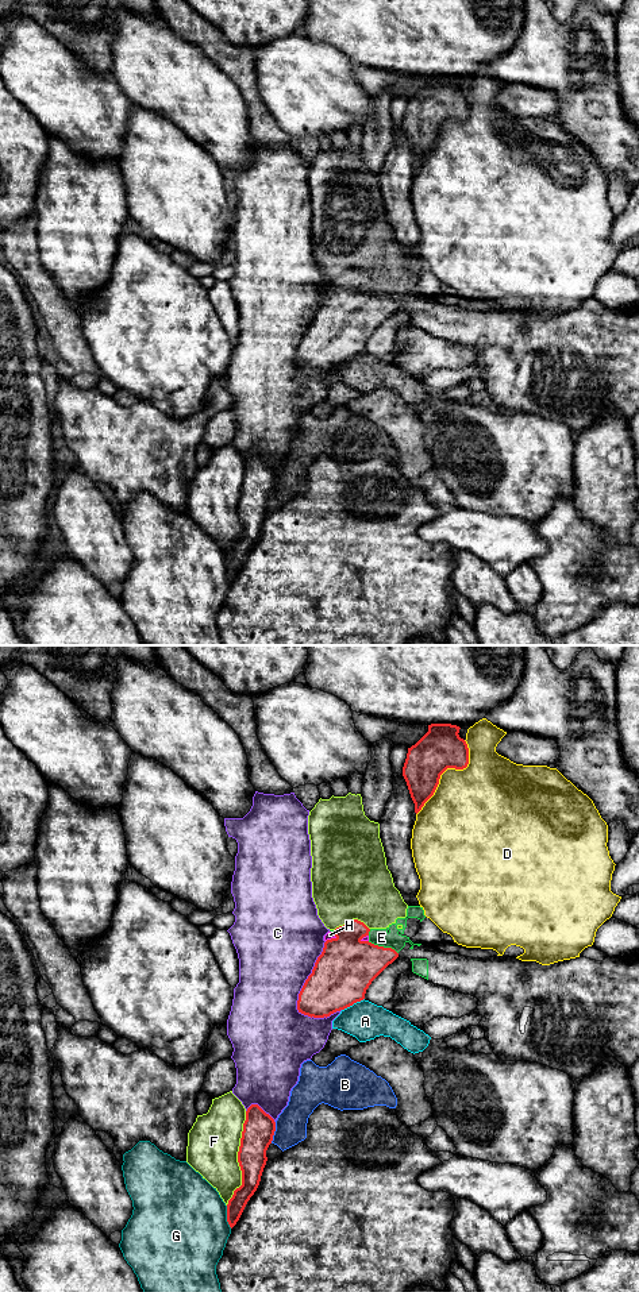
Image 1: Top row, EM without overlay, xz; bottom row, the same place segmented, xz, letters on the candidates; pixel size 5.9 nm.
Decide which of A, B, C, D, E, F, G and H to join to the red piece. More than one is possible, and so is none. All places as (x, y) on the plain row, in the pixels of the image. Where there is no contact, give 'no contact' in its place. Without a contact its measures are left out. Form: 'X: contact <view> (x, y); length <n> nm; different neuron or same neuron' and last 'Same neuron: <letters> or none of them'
A: contact xz (353, 355); length 150 nm; different neuron
B: contact xz (273, 485); length 130 nm; different neuron
C: contact xz (305, 334); length 480 nm; different neuron
D: contact xz (446, 120); length 550 nm; different neuron
E: contact xz (382, 299); length 200 nm; different neuron
F: contact xz (238, 510); length 550 nm; different neuron
G: contact xz (227, 569); length 140 nm; different neuron
H: contact xz (331, 290); length 80 nm; different neuron
Same neuron: none of them

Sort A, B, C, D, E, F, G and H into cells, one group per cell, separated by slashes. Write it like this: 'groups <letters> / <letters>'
groups A / B / C / D / E F H / G

